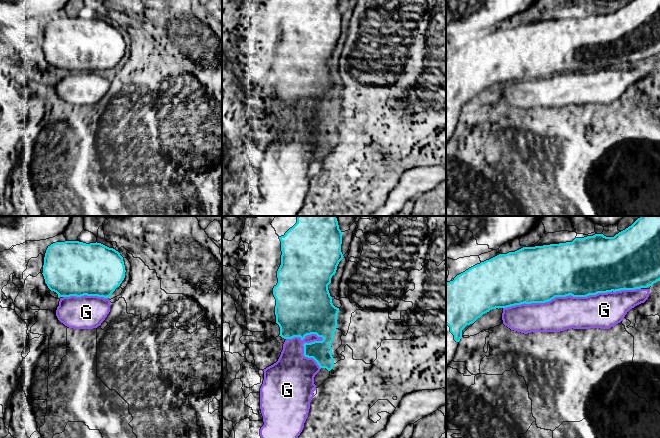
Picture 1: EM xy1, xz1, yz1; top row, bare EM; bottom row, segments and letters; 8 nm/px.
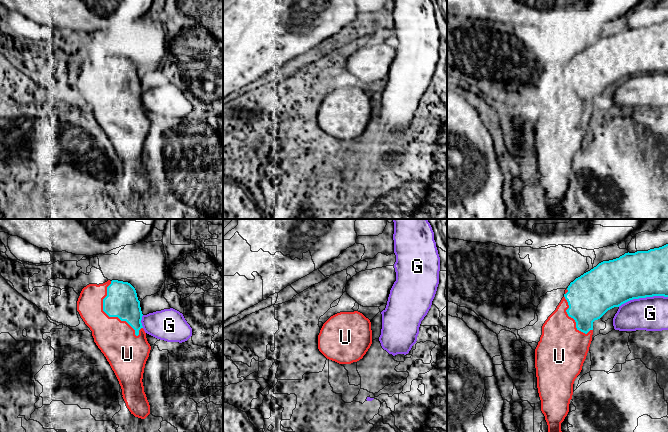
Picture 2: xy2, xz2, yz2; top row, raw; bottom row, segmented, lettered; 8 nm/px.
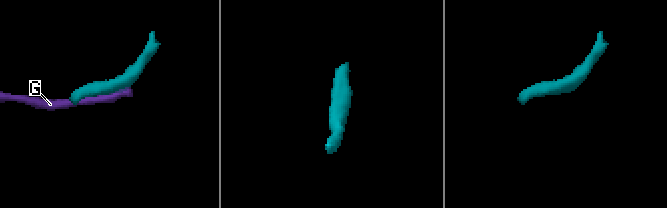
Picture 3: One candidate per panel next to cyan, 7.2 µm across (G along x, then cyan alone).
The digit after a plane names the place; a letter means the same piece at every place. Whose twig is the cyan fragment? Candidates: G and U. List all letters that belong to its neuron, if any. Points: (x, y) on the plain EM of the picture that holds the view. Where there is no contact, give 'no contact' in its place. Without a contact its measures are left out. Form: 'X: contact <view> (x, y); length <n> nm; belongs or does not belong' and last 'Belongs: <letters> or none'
G: contact yz1 (557, 72); length 900 nm; does not belong
U: contact xy2 (107, 90); length 500 nm; belongs
Belongs: U

